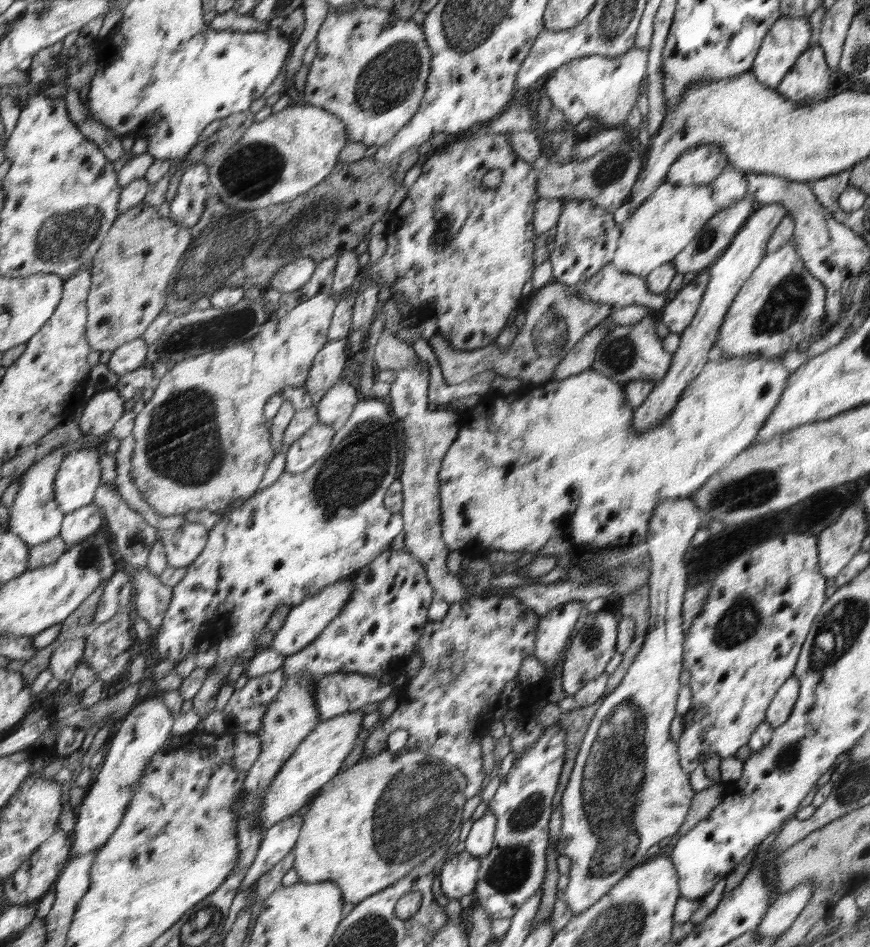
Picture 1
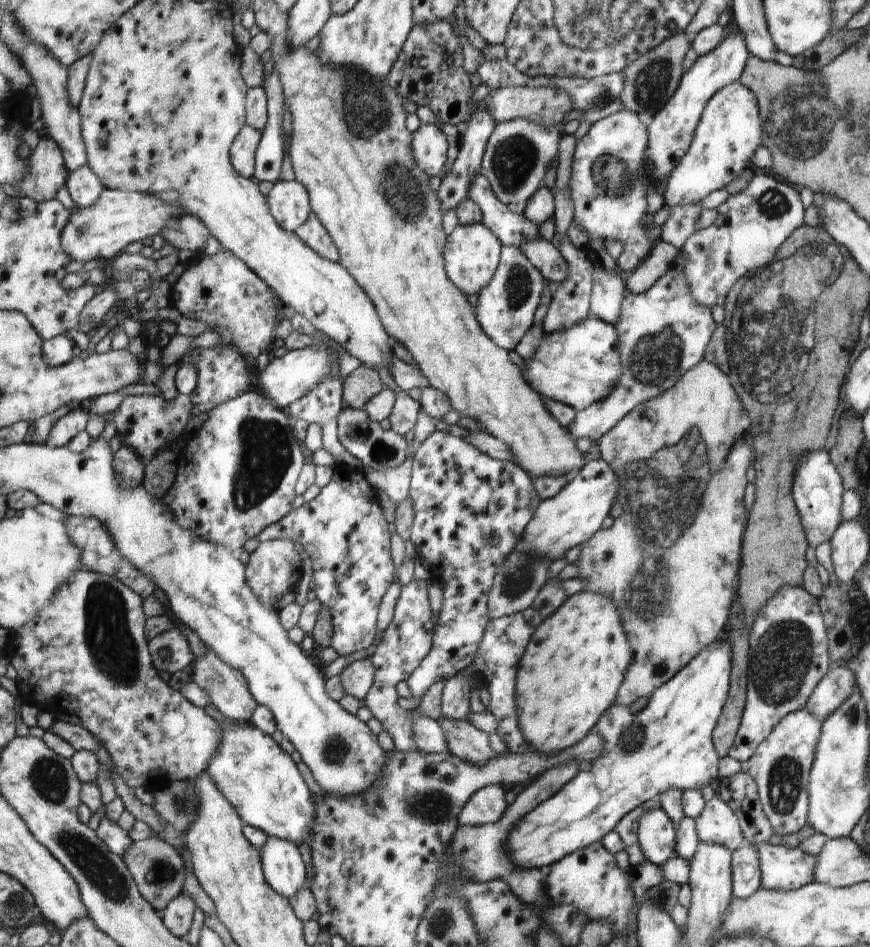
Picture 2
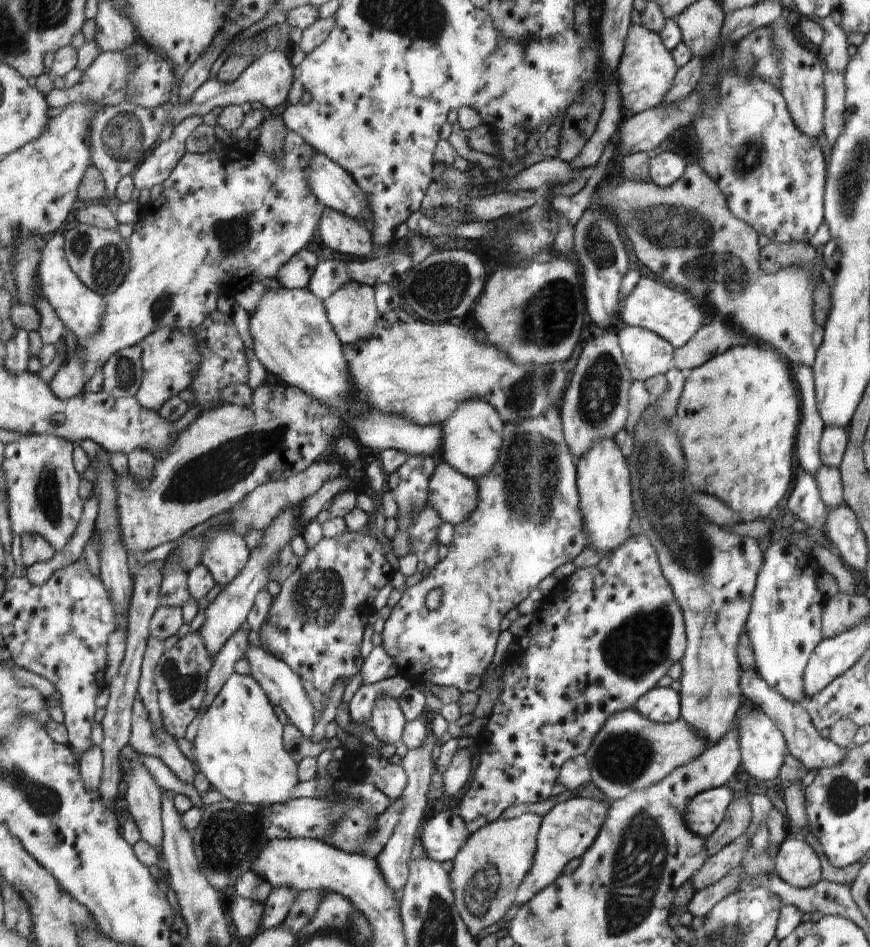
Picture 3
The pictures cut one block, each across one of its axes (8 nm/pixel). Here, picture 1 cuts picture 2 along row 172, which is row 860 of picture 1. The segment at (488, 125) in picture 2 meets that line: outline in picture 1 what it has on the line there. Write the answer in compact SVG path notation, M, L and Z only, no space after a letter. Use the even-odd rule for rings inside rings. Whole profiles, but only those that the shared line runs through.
M469 852L455 853L440 869L438 882L442 897L446 901L459 899L466 902L475 890L480 863L480 859Z

